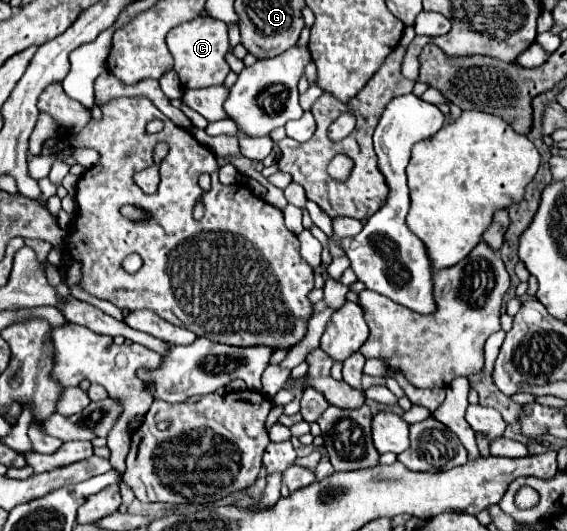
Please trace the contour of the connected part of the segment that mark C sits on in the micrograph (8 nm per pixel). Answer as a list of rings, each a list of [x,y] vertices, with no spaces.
[[[197,17],[193,21],[181,23],[177,29],[169,31],[167,35],[167,47],[175,59],[175,73],[179,75],[183,87],[187,89],[201,89],[201,87],[213,87],[221,85],[227,73],[231,71],[225,53],[229,51],[229,37],[227,37],[227,25],[211,19],[211,17]]]

